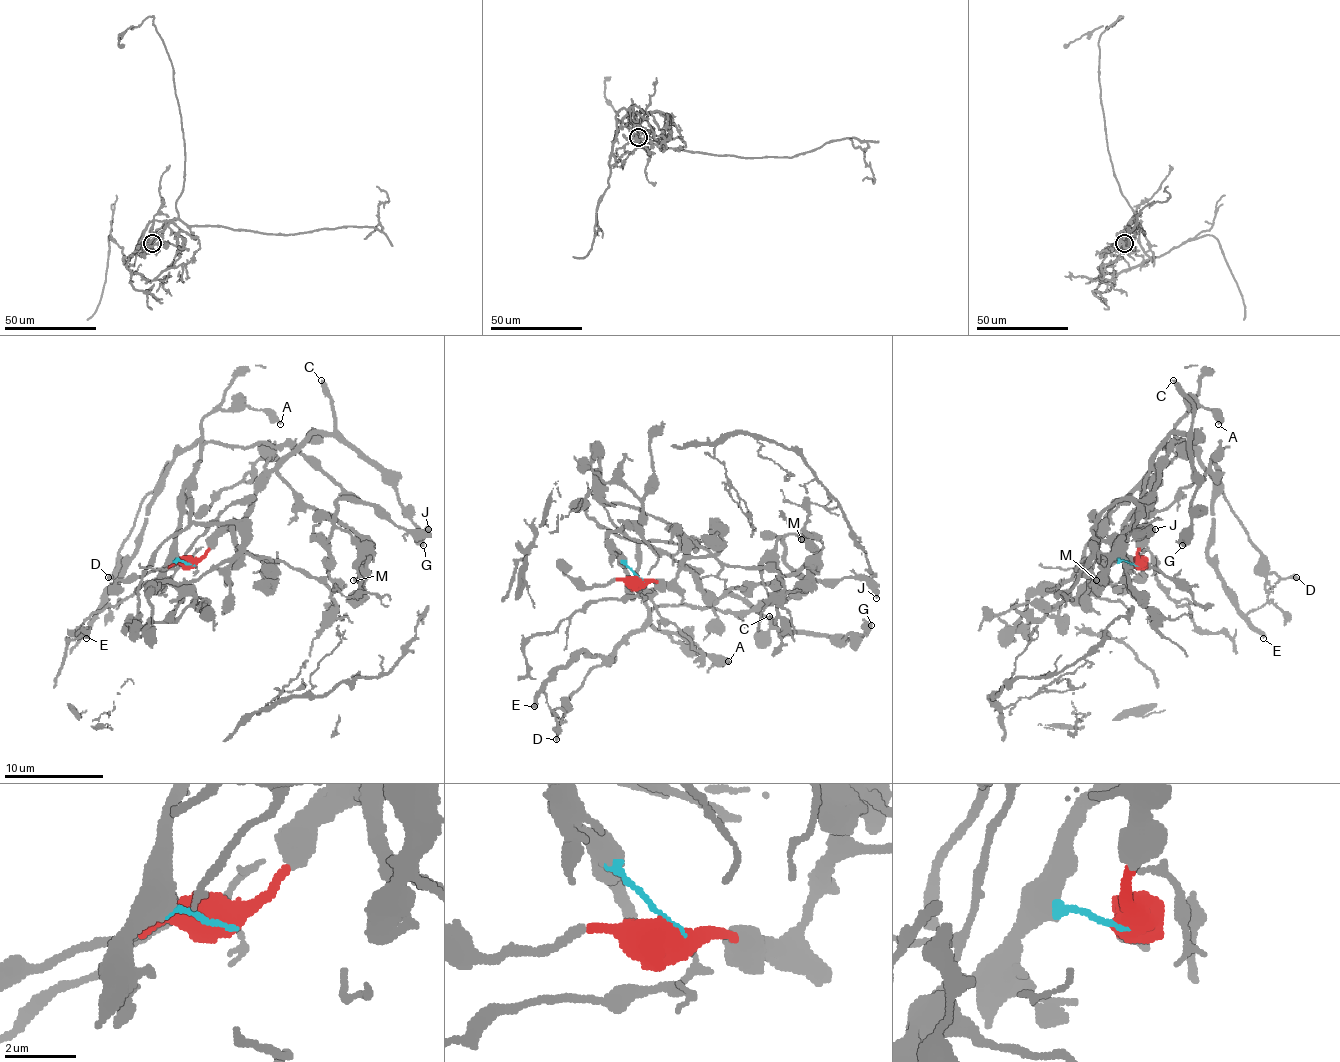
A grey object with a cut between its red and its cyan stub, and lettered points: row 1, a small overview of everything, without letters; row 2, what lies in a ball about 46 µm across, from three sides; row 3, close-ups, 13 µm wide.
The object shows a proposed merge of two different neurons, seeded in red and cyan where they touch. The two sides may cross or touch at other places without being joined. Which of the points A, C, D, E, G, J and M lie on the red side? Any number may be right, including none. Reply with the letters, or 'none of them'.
C, G, M

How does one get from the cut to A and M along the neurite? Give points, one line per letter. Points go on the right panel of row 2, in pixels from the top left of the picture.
A: (1135, 563), (1118, 556), (1118, 539), (1143, 511), (1143, 479), (1165, 456), (1190, 409), (1212, 409), (1217, 424)
M: (1135, 563), (1140, 534), (1125, 521), (1150, 491), (1153, 471), (1145, 481), (1145, 501), (1096, 581)

